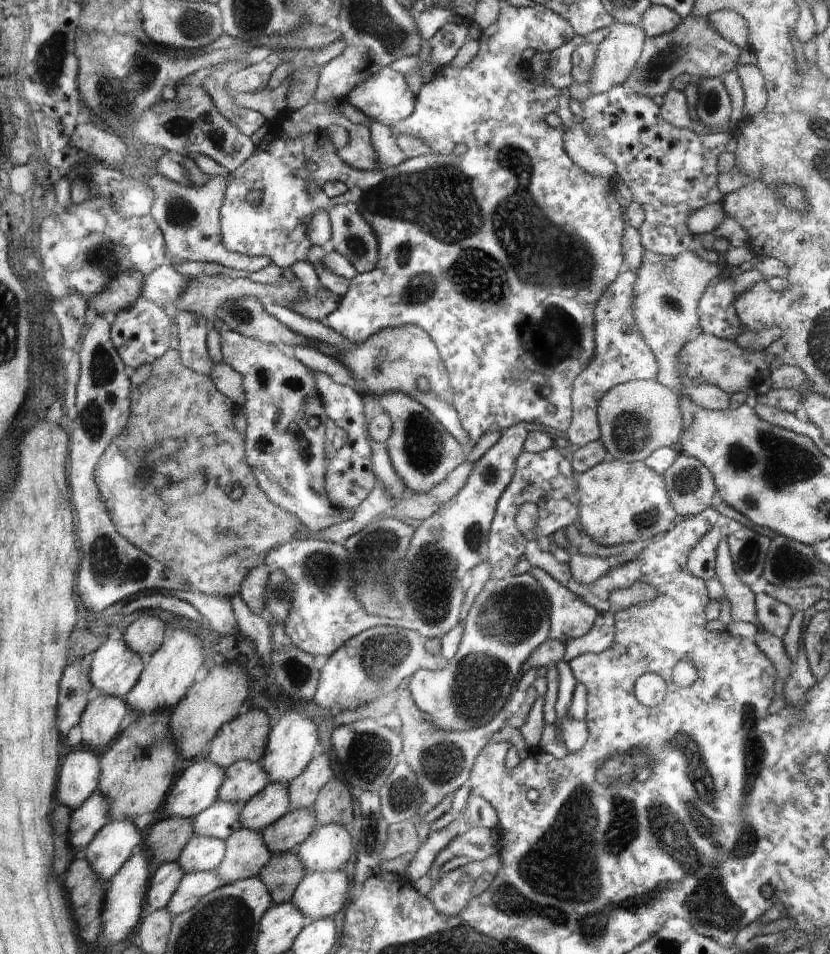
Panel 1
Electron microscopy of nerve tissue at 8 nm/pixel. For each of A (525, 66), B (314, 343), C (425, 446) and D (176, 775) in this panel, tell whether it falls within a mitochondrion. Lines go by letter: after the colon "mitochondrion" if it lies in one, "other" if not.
A: other
B: other
C: mitochondrion
D: other

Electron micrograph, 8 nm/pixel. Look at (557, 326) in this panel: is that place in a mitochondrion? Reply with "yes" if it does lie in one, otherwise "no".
yes

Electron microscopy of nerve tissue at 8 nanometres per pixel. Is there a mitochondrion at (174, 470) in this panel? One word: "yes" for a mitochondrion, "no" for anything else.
yes

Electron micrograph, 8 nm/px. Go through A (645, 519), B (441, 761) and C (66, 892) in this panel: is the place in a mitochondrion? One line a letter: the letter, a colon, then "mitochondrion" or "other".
A: mitochondrion
B: mitochondrion
C: other

